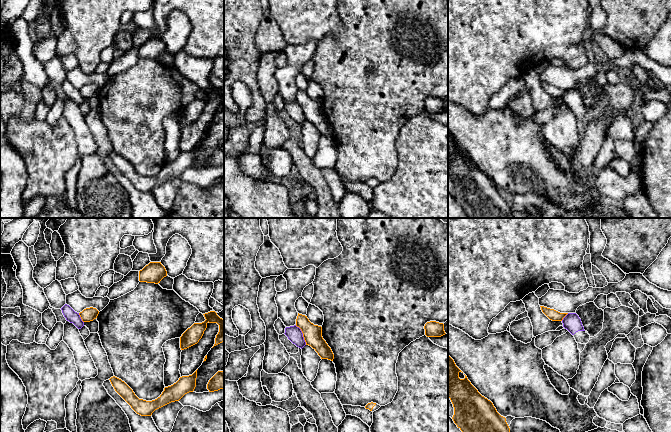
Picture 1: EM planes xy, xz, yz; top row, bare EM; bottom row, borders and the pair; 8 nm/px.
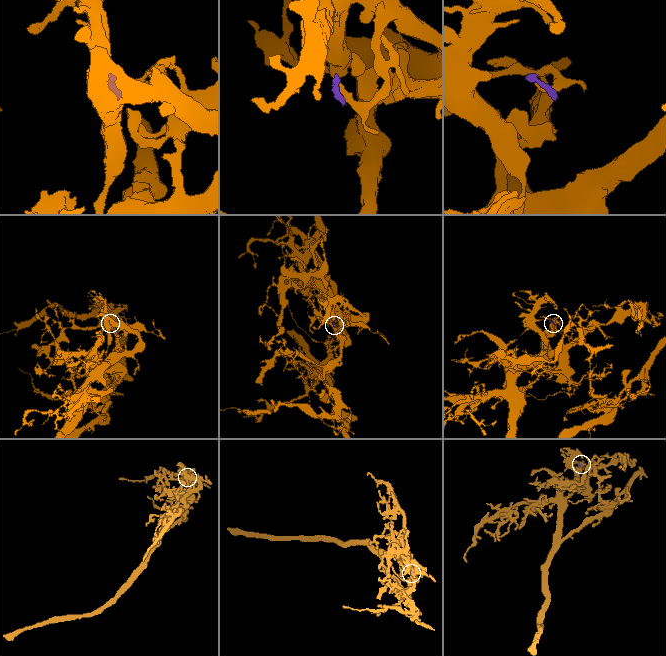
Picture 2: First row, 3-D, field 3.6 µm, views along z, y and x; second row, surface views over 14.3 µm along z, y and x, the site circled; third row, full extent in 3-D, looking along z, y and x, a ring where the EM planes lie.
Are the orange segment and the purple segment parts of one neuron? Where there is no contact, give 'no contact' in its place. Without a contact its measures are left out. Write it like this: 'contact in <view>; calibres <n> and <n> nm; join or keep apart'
contact in xz; calibres 150 and 120 nm; keep apart

